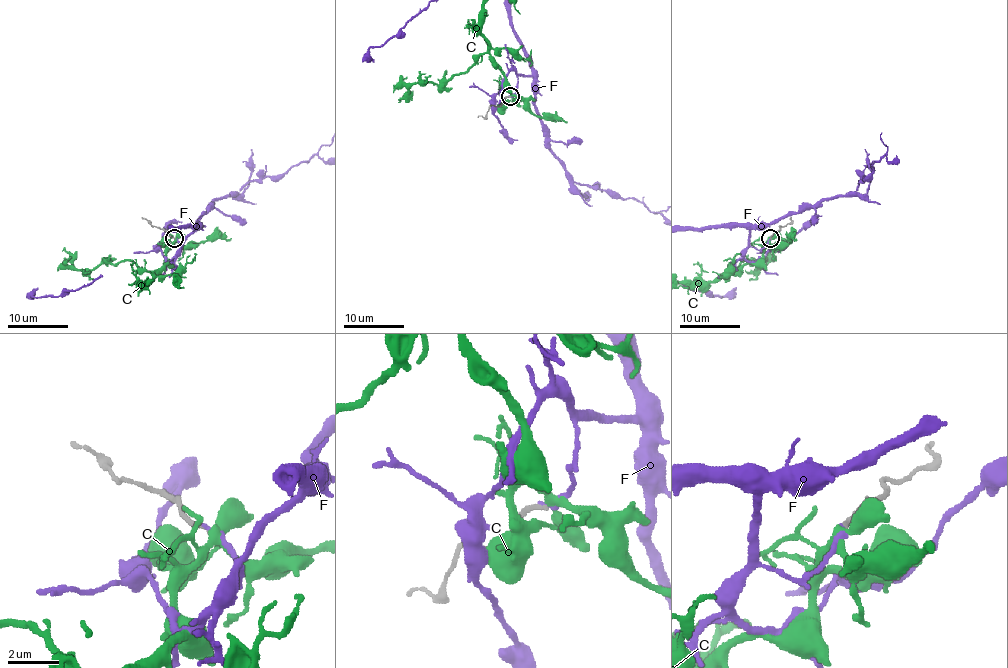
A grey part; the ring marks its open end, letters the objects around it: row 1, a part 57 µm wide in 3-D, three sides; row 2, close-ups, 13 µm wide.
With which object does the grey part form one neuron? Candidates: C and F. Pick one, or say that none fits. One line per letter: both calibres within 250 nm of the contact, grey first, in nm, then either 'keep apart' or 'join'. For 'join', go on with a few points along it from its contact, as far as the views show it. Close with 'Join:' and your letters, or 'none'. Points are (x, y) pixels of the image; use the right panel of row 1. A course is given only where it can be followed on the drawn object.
C: calibres 180 and 320 nm; keep apart
F: calibres 190 and 170 nm; keep apart
Join: none

